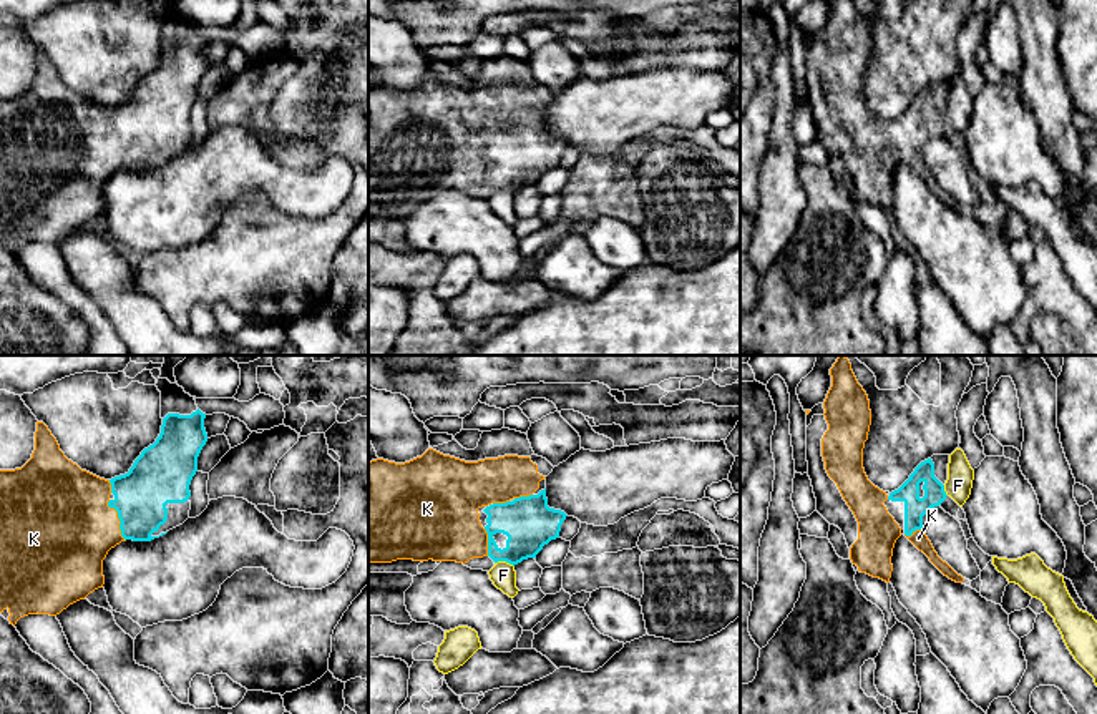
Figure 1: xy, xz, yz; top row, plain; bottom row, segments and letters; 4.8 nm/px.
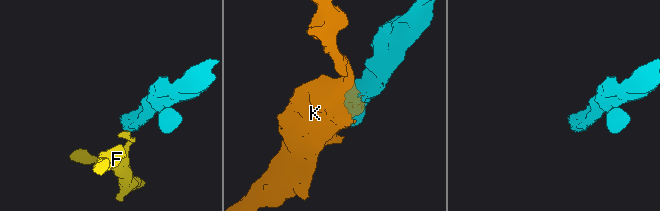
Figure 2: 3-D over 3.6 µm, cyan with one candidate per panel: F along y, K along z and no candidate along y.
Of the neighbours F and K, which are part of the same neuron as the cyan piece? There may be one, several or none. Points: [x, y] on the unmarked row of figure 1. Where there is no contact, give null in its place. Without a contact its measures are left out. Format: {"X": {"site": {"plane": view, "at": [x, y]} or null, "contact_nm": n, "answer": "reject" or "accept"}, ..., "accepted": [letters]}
{"F": {"site": {"plane": "xz", "at": [505, 188]}, "contact_nm": 100, "answer": "reject"}, "K": {"site": {"plane": "xy", "at": [120, 148]}, "contact_nm": 220, "answer": "accept"}, "accepted": ["K"]}

